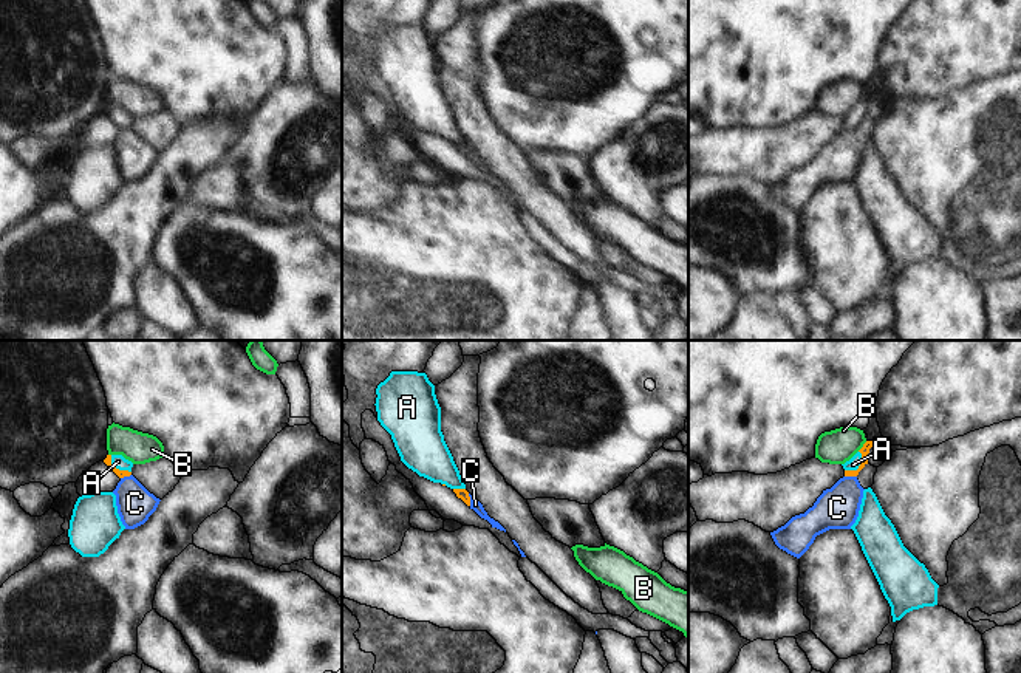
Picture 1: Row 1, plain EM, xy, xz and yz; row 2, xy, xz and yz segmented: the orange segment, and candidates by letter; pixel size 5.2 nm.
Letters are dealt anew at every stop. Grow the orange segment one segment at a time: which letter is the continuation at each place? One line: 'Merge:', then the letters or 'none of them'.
Merge: A

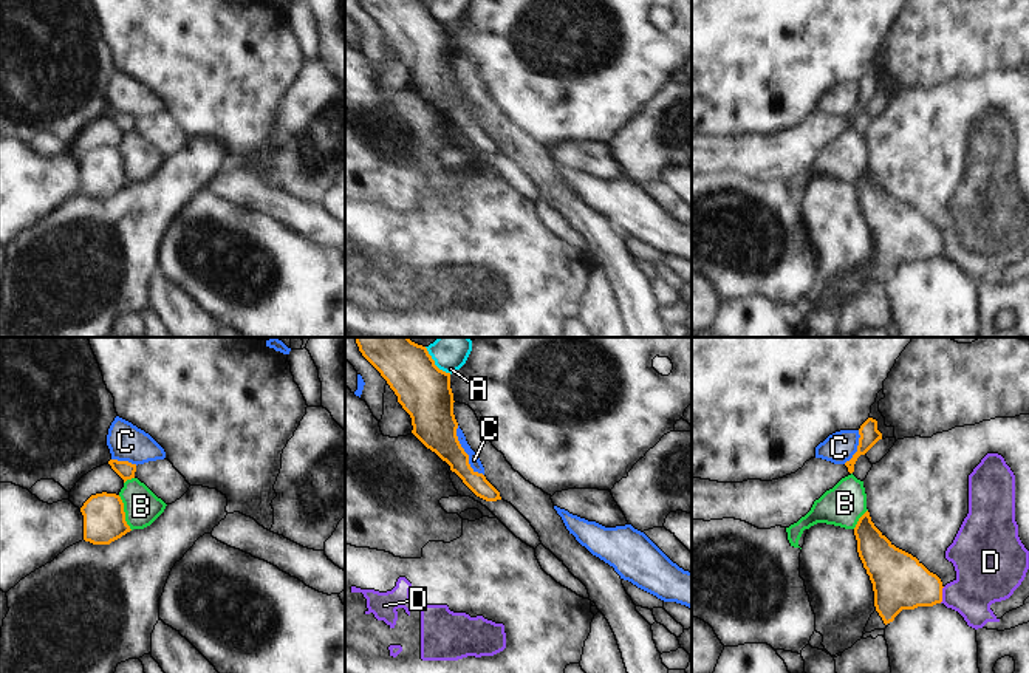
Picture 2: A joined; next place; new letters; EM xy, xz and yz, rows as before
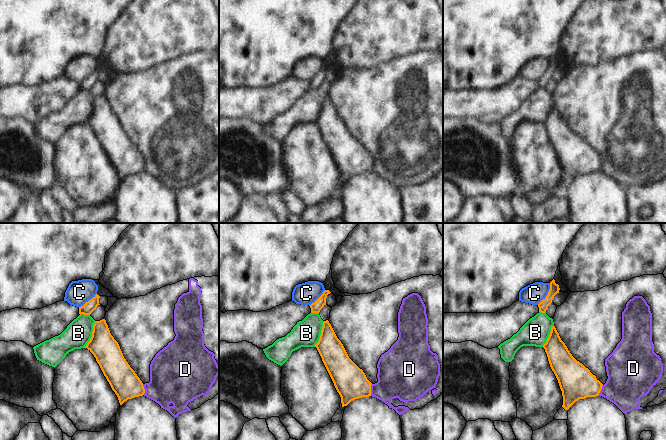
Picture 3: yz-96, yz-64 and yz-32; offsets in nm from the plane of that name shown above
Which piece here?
Merge: none of them

